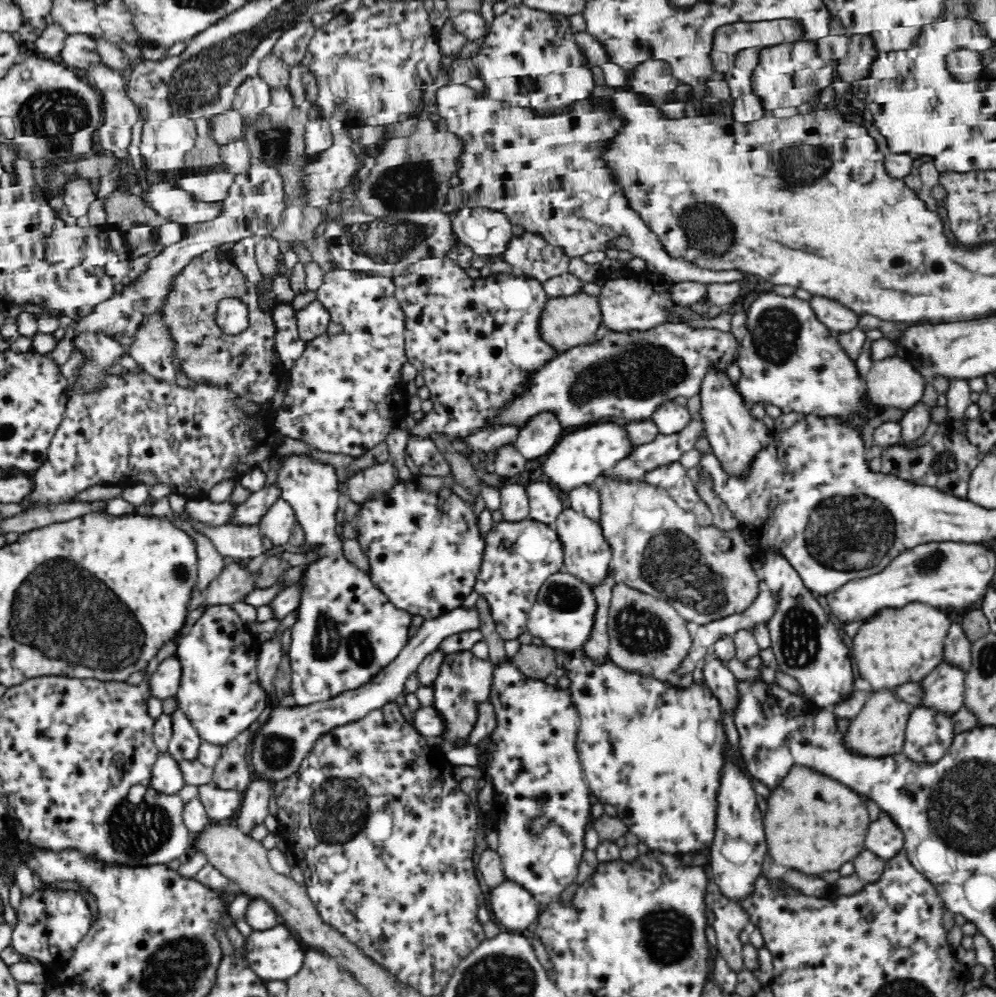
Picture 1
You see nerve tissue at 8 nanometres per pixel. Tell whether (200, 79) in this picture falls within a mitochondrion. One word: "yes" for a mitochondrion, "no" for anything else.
yes

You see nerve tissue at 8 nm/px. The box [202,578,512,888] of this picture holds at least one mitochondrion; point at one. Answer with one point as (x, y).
(337, 810)

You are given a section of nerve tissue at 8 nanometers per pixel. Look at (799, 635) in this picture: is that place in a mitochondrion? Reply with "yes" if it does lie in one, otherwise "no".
yes

